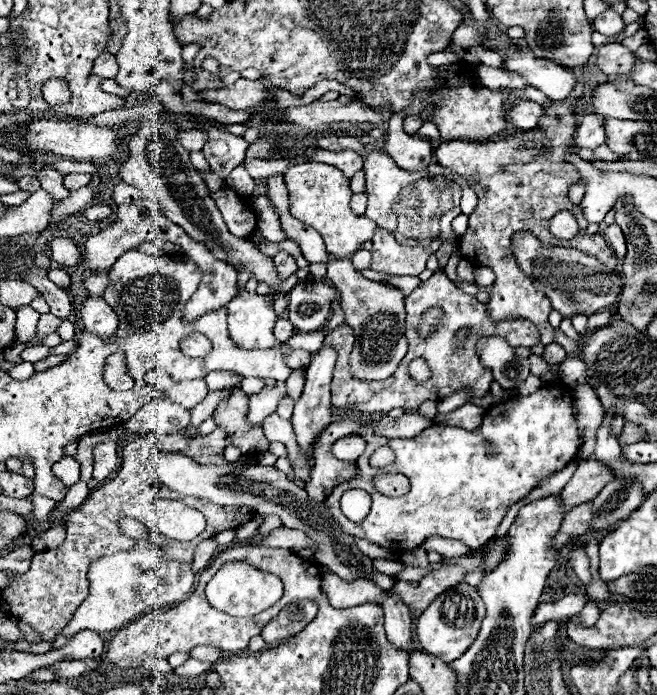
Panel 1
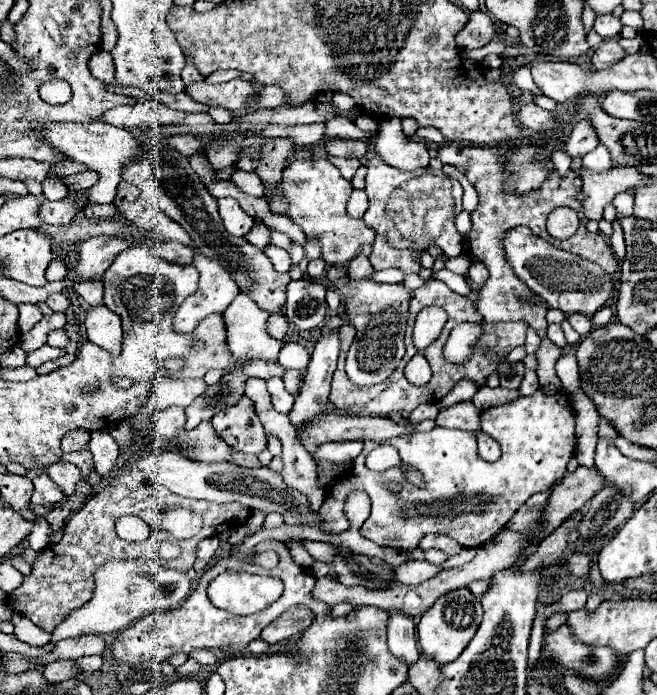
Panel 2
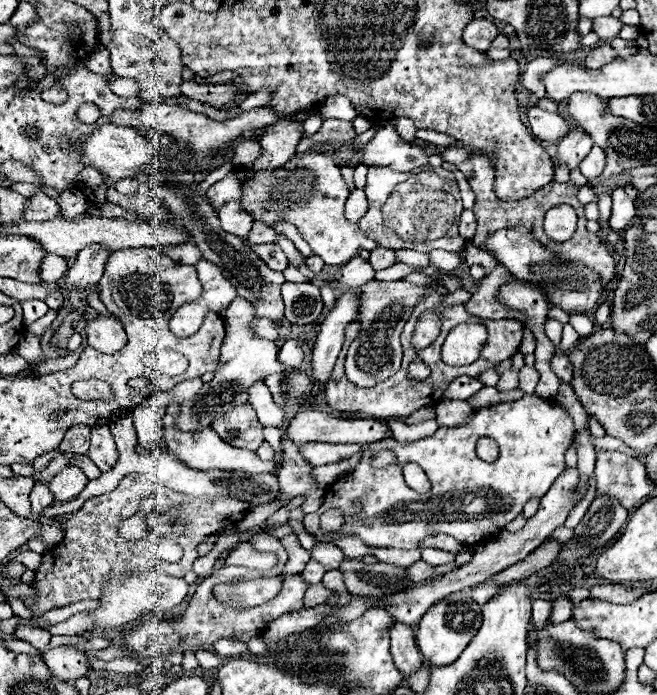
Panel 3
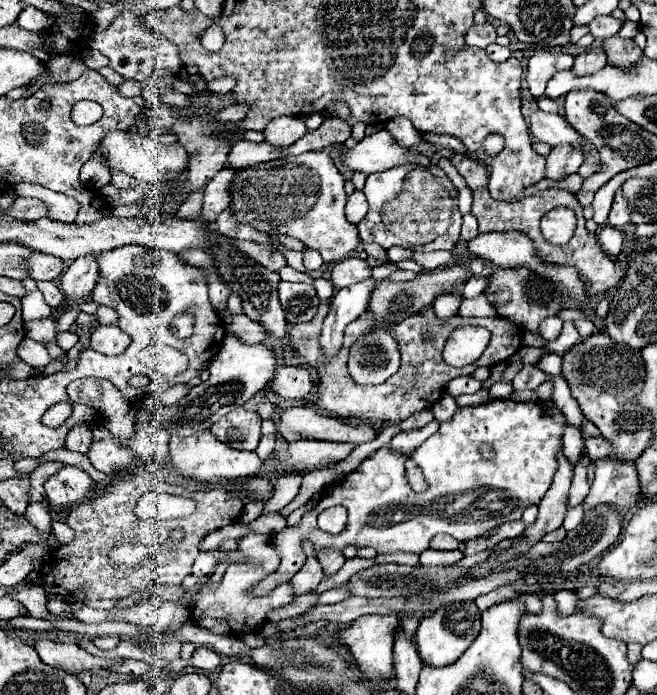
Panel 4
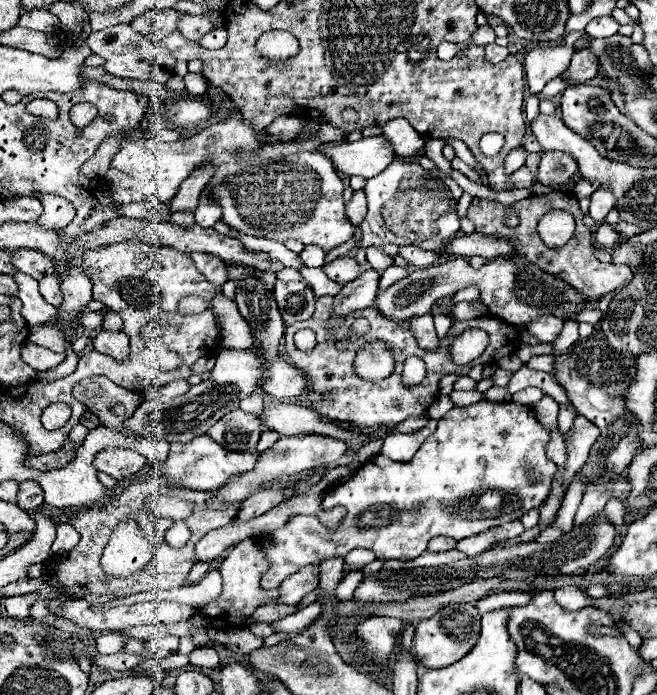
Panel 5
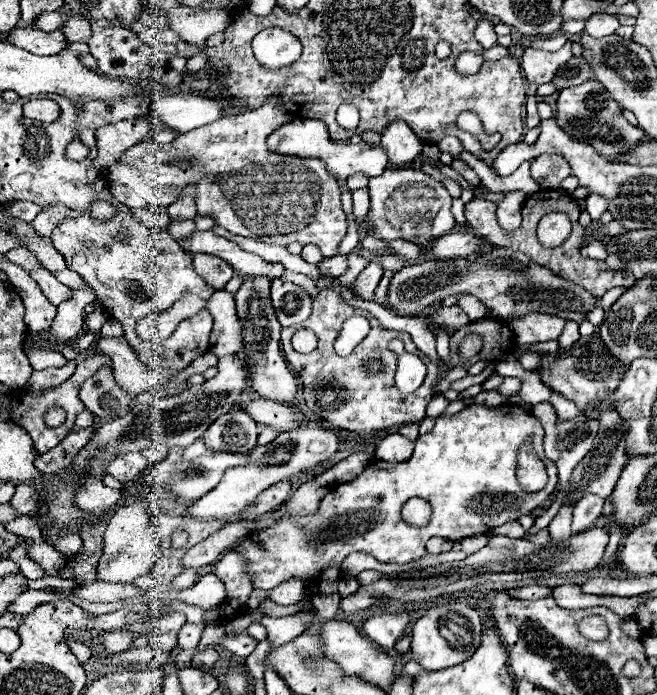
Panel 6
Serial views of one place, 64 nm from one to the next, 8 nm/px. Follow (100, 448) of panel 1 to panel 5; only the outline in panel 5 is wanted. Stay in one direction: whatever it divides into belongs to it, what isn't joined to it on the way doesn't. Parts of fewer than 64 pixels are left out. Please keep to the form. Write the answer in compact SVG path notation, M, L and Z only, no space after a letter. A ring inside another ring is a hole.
M104 448L94 456L92 464L98 472L106 472L120 480L134 476L144 466L144 458L128 448Z

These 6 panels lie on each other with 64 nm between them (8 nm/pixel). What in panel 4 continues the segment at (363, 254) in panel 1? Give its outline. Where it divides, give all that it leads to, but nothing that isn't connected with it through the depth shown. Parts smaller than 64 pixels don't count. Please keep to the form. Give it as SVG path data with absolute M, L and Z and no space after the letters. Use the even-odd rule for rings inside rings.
M348 258L348 260L342 260L340 264L336 264L334 286L336 288L346 288L346 286L352 286L352 284L364 282L370 276L372 276L372 268L368 266L366 260Z

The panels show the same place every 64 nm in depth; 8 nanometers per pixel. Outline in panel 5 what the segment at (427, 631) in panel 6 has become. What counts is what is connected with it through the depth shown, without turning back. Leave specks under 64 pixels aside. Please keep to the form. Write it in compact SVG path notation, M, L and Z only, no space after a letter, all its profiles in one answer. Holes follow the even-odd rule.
M452 604L442 608L436 616L418 622L414 634L414 654L428 668L446 668L464 658L480 636L480 614L474 604Z

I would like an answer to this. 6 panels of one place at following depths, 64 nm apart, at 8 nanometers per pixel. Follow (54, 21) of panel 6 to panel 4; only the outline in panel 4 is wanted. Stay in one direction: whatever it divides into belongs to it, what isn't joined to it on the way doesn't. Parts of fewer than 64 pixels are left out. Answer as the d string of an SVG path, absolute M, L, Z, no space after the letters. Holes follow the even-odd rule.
M24 6L14 24L20 26L20 28L28 28L30 32L36 32L36 30L46 28L48 24L52 24L52 18L46 12L34 8L34 6Z

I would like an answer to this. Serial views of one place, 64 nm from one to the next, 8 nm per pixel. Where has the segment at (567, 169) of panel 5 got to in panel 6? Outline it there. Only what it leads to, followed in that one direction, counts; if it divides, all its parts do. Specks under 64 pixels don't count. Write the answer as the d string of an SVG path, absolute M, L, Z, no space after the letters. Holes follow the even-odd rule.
M542 154L530 166L532 178L540 188L558 188L558 184L572 174L570 164L558 154Z

